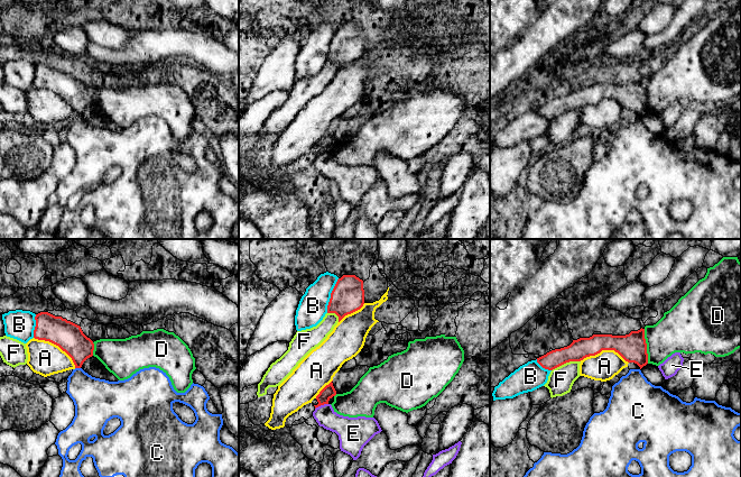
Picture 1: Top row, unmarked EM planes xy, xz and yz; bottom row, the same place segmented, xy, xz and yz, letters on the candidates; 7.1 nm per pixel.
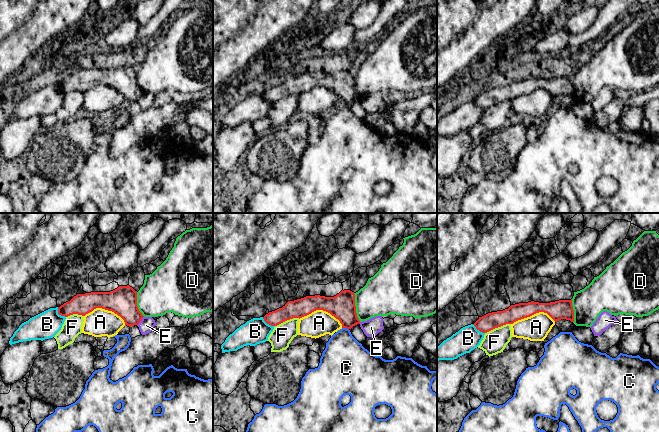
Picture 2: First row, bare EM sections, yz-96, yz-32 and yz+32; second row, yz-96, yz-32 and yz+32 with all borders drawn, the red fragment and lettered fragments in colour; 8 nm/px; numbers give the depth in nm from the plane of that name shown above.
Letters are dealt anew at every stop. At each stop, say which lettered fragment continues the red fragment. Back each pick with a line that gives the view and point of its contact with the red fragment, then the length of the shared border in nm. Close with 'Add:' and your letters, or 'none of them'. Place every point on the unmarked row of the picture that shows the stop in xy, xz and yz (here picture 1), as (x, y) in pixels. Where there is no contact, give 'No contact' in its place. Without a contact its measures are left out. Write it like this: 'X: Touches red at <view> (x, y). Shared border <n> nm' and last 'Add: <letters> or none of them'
Add: none of them

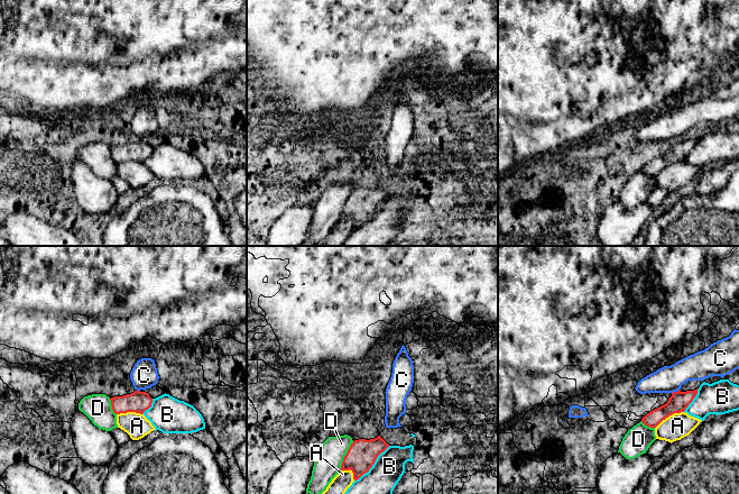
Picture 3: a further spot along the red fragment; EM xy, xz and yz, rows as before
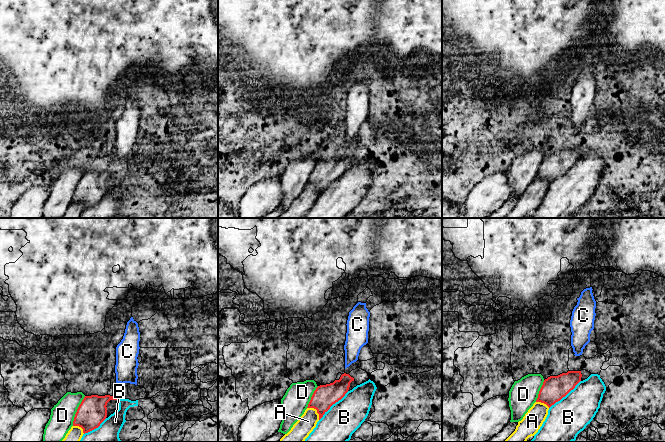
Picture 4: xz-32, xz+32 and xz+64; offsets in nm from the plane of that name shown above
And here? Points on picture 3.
Add: none of them

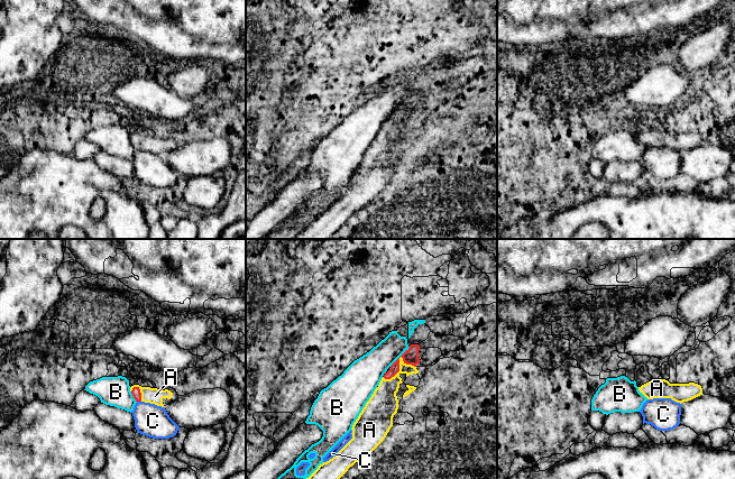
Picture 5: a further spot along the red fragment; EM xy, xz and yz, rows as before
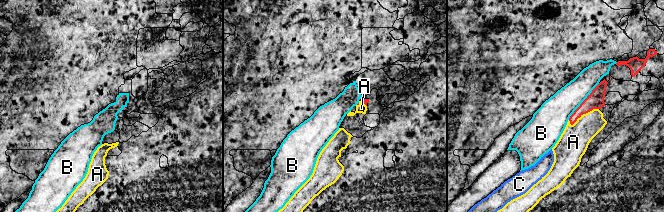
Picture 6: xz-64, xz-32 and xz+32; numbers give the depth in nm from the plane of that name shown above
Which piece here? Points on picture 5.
A: Touches red at xz (398, 112). Shared border 260 nm
Add: A

